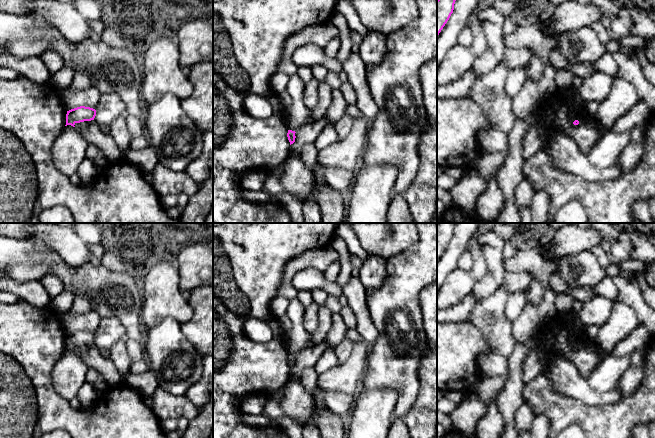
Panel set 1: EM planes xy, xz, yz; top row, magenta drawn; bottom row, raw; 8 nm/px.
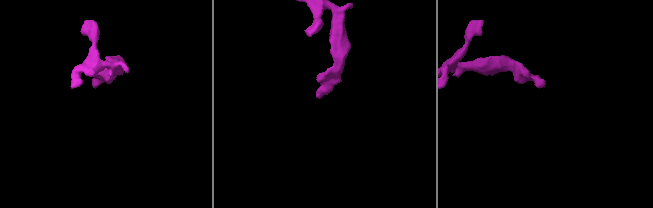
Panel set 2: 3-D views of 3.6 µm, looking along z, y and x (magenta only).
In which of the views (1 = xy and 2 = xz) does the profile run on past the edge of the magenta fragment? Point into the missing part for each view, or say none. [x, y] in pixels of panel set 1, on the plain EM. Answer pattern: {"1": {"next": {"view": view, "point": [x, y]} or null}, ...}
{"1": {"next": null}, "2": {"next": null}}

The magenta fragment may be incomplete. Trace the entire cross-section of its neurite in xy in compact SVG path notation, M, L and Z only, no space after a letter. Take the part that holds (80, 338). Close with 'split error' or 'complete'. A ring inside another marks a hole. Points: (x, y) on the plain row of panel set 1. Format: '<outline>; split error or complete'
M80 330L67 335L66 349L74 349L76 347L94 344L96 340L96 334L90 331Z; complete

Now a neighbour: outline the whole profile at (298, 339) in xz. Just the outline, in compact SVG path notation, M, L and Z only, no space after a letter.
M297 298L289 301L286 315L292 322L292 329L284 336L284 344L288 354L298 355L308 348L312 341L312 336L303 326L306 308Z

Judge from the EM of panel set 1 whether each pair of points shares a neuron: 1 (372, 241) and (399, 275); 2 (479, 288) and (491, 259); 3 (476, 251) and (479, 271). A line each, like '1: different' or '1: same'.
1: different
2: same
3: same

